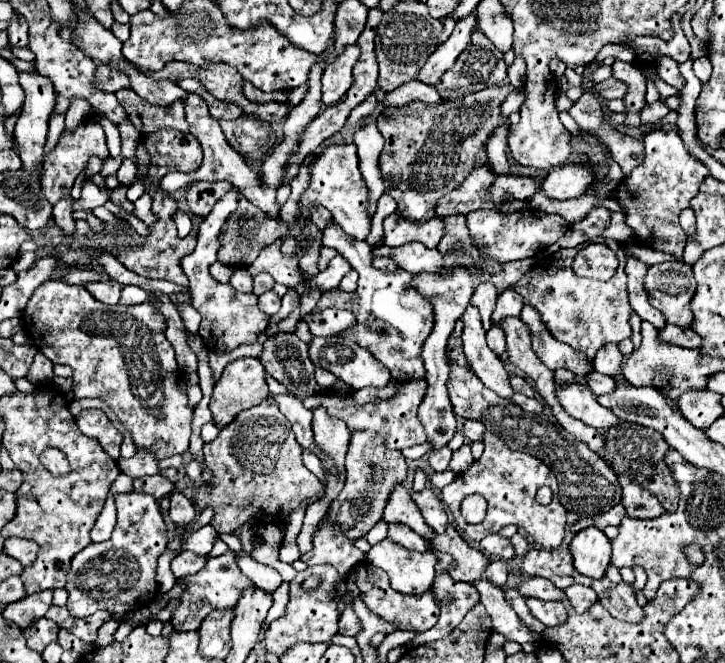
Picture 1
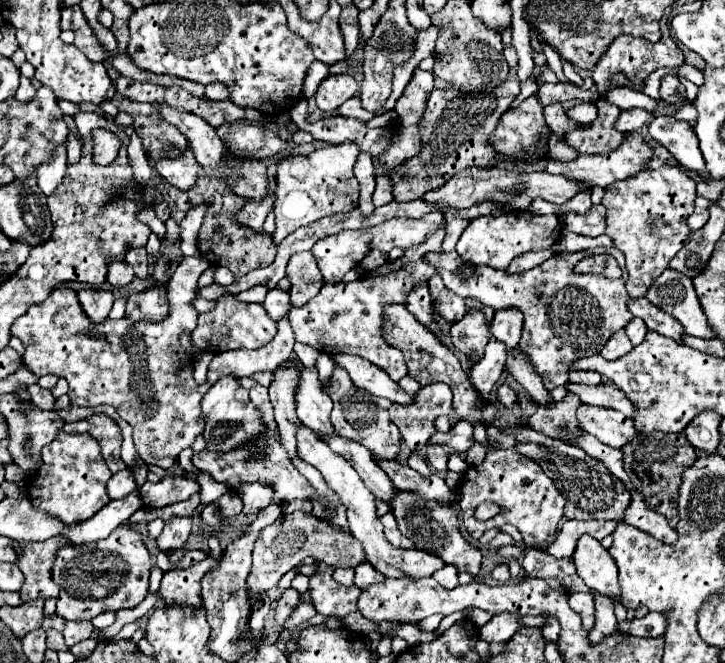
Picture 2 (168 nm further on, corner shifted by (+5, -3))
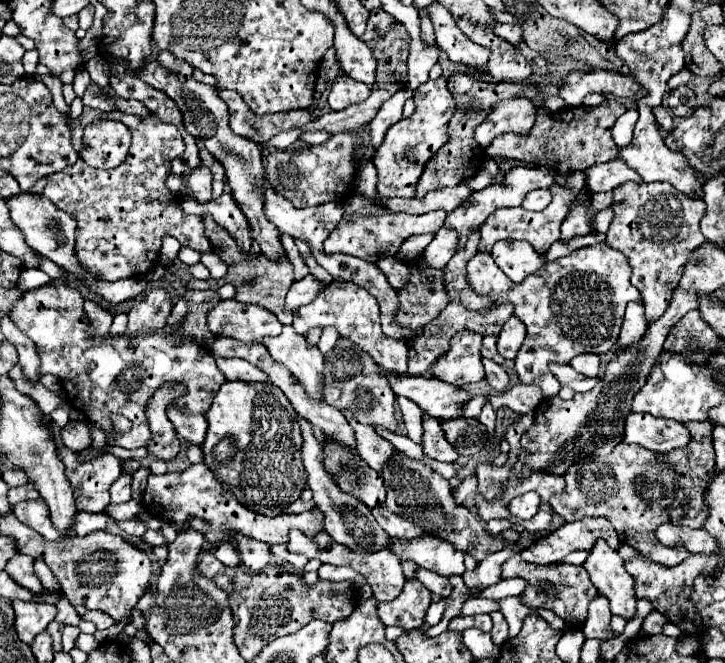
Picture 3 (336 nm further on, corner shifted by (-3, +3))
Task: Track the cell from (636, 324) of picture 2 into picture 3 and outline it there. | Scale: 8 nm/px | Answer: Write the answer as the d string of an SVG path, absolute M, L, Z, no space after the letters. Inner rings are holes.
M625 183L613 189L613 223L605 243L627 255L631 265L631 281L641 291L647 321L655 321L665 313L671 293L681 279L685 261L705 243L699 221L705 215L703 199L689 199L669 183Z

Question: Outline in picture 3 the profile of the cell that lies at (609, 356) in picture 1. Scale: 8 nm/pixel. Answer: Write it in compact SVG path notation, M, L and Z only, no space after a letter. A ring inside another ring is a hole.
M629 303L619 335L619 345L627 347L631 343L637 343L645 335L645 331L647 331L647 321L645 321L643 303Z

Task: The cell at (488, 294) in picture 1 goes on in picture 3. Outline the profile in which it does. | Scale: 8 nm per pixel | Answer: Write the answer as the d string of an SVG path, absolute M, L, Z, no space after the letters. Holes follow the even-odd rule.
M461 331L451 339L451 351L437 359L431 367L431 377L451 383L451 385L469 385L485 377L481 365L481 335L471 331Z

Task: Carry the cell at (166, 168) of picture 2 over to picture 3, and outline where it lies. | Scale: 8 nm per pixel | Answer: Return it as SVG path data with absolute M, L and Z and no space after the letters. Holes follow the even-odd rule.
M203 165L193 169L193 173L187 177L187 185L189 185L189 189L193 191L193 197L199 203L209 203L213 199L211 183L213 183L213 177L211 177L209 169L203 167Z

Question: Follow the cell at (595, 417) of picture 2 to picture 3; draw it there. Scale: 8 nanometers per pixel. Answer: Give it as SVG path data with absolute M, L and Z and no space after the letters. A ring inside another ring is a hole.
M631 413L625 423L625 443L637 443L657 453L683 449L691 441L689 429L679 421L657 419L649 413Z

